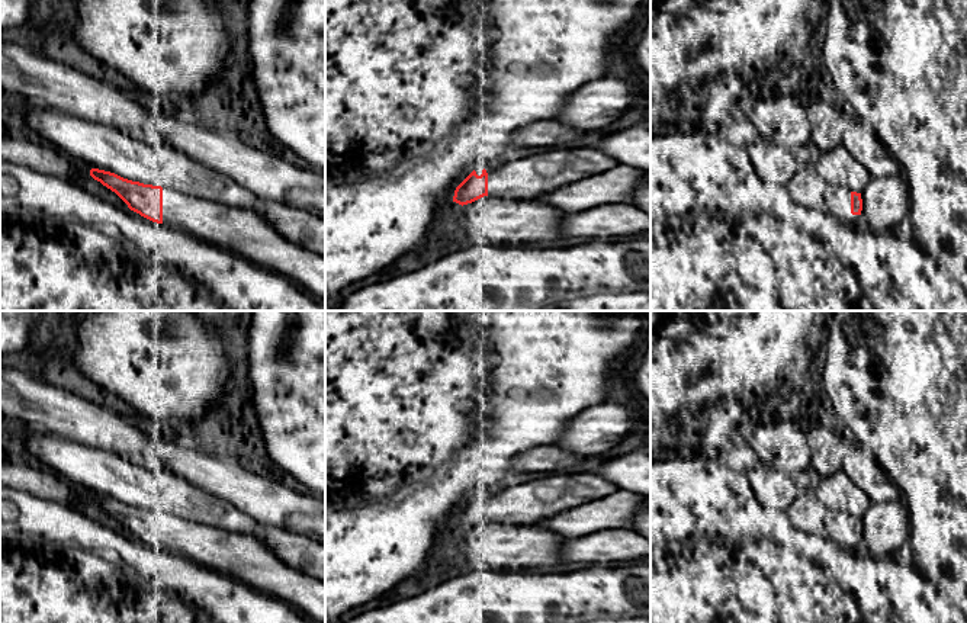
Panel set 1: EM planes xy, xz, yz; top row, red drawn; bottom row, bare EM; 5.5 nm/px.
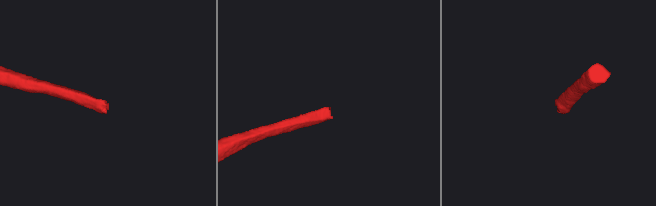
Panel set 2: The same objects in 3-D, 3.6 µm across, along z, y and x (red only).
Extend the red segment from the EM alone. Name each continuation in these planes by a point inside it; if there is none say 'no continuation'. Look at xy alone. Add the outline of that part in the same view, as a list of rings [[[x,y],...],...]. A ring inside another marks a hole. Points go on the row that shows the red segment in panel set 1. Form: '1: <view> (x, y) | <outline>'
1: xy (241, 231) | [[[163,187],[163,225],[277,272],[325,304],[325,256],[292,243],[250,209]]]

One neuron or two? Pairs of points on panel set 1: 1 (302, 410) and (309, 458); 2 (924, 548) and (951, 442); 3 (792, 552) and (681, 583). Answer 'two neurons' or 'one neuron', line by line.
1: one neuron
2: one neuron
3: one neuron

